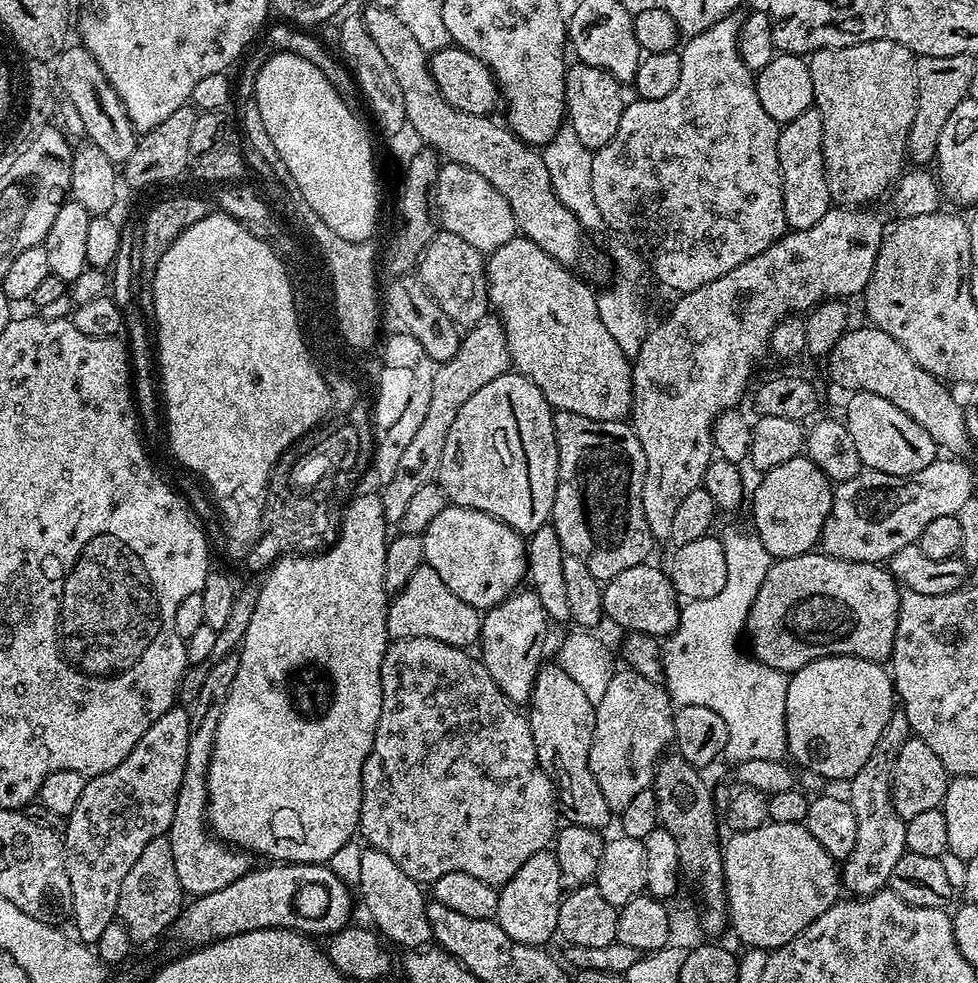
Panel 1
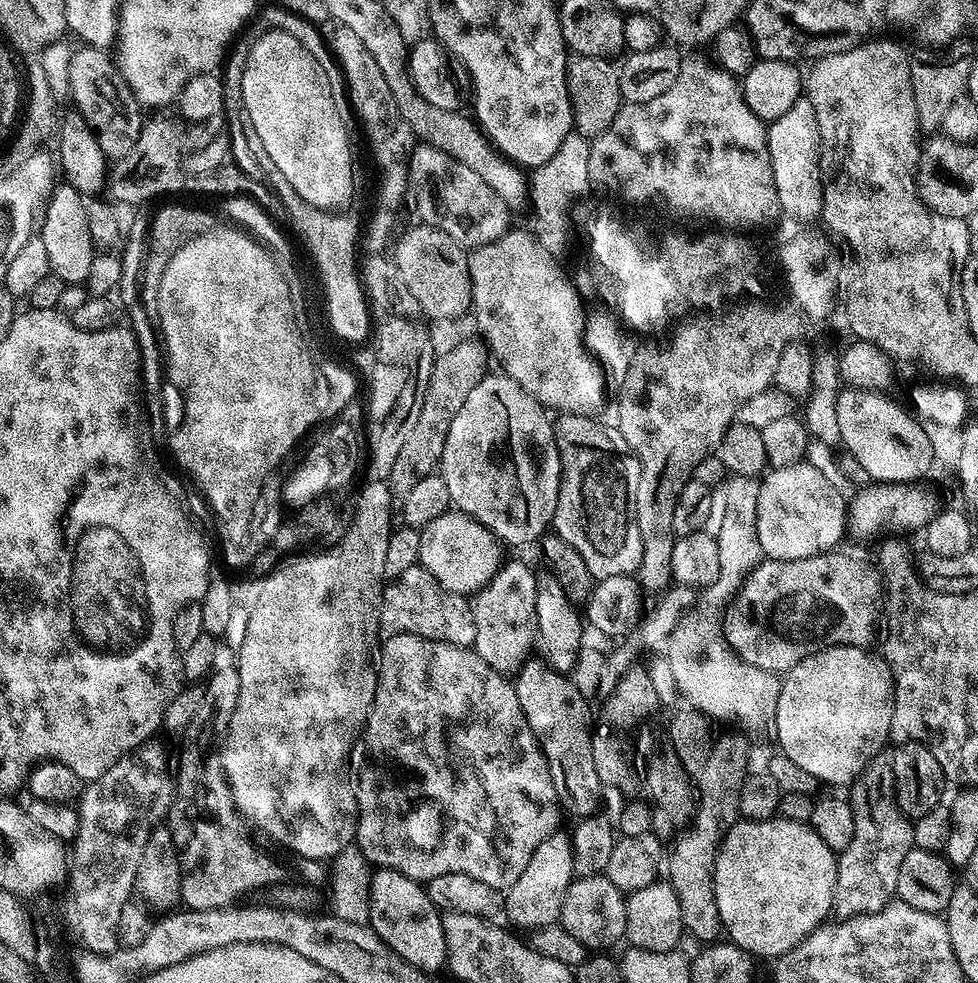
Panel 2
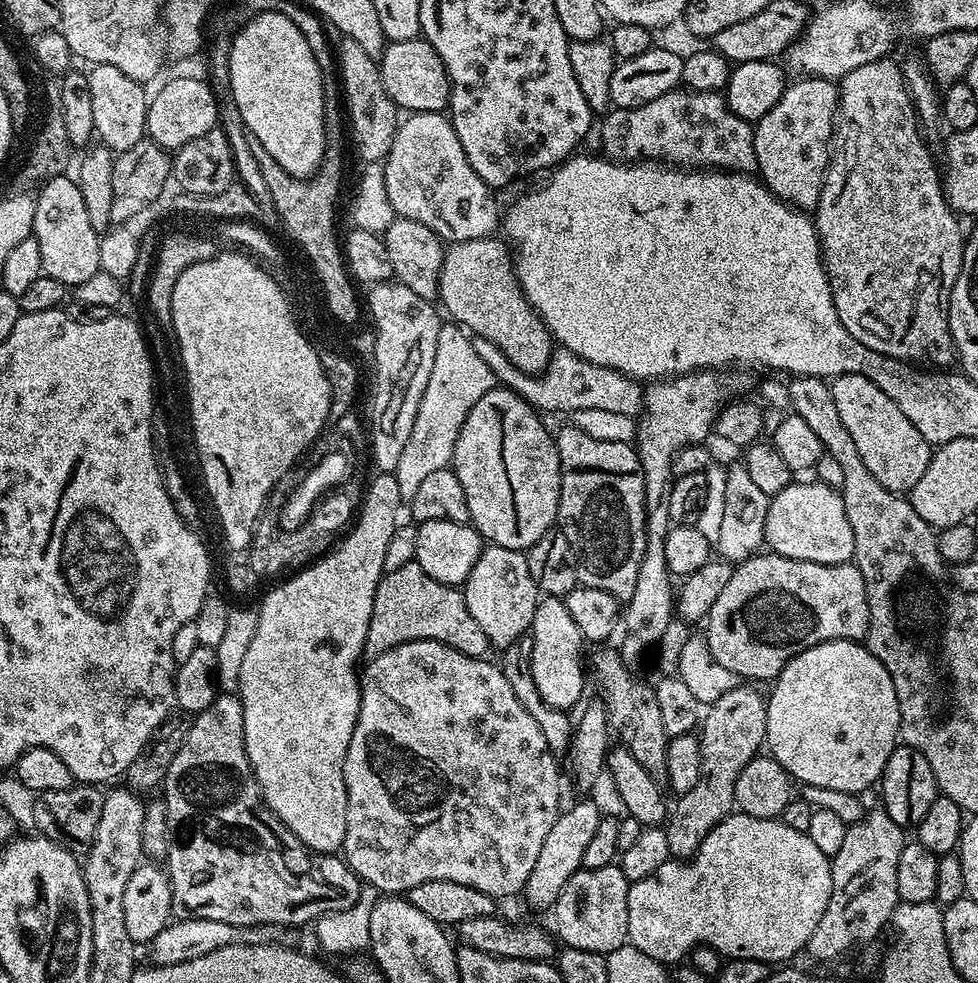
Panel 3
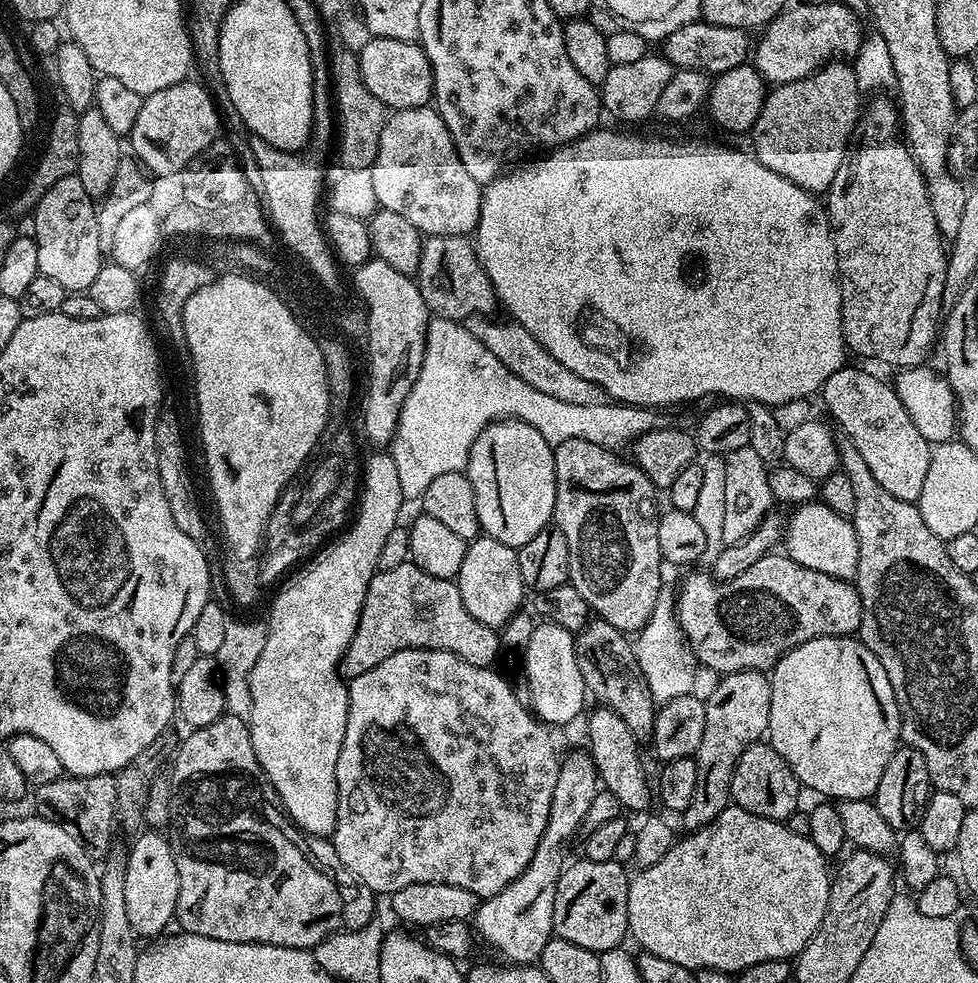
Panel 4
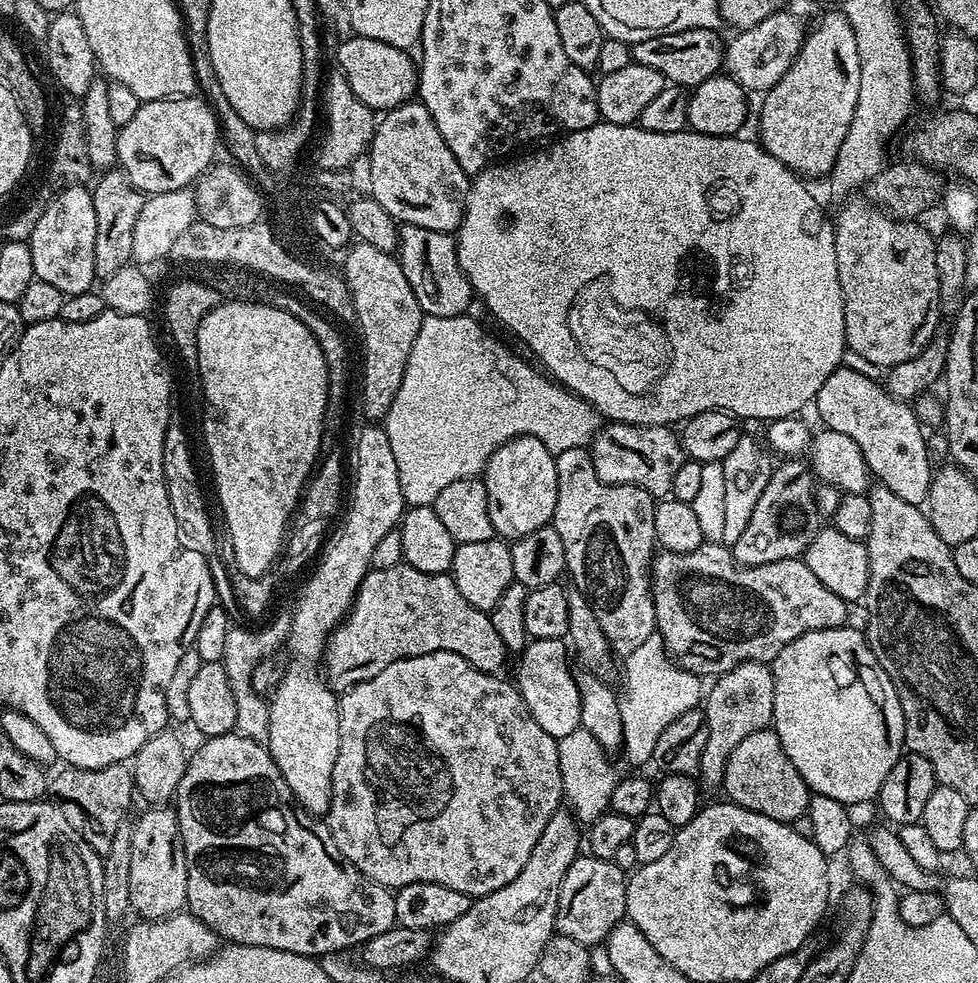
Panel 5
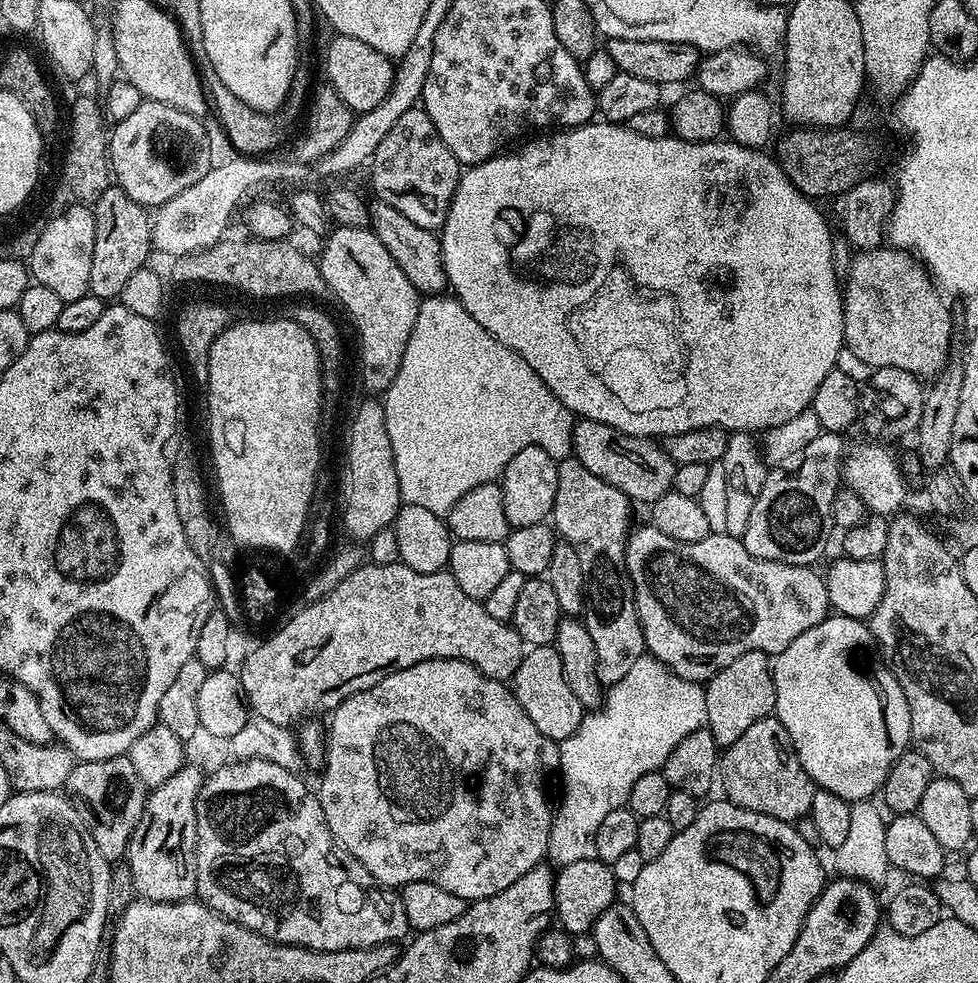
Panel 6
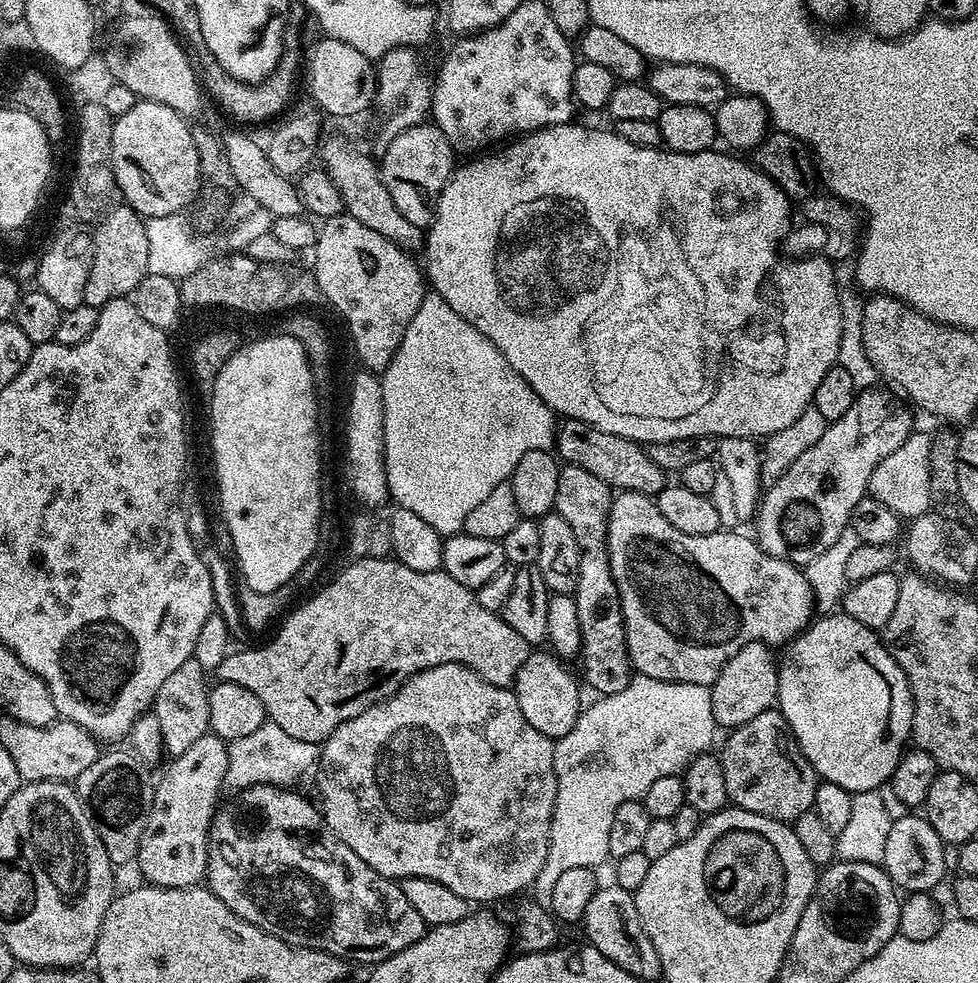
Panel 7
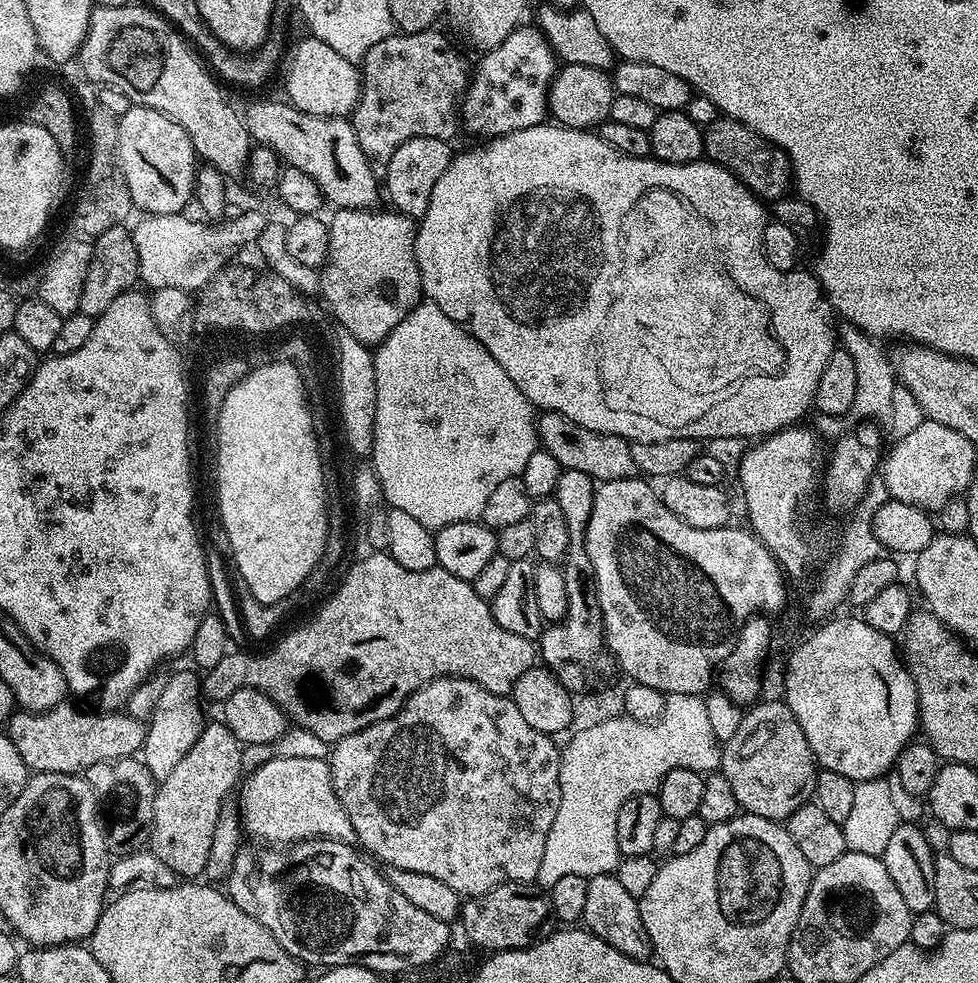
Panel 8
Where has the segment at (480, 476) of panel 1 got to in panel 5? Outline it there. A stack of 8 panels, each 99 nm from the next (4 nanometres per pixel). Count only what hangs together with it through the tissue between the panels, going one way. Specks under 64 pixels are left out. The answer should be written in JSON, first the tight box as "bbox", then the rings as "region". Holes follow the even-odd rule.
{"bbox":[482,436,558,541],"region":[[[519,436],[510,442],[506,442],[500,449],[495,452],[488,460],[488,465],[484,467],[482,479],[486,486],[486,498],[490,502],[490,522],[494,522],[494,530],[496,536],[500,538],[507,538],[509,541],[517,540],[519,536],[530,534],[534,530],[538,530],[542,526],[552,523],[552,515],[554,514],[554,502],[558,498],[558,474],[556,473],[556,457],[550,451],[546,450],[546,446],[542,446],[542,442],[533,436]]]}

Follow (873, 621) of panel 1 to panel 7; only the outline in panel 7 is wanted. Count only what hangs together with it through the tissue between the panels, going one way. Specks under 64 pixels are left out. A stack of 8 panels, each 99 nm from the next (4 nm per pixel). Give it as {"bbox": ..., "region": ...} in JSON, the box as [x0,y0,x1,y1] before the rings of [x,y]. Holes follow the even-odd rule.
{"bbox":[608,492,814,685],"region":[[[620,492],[613,495],[612,508],[608,511],[608,561],[614,574],[614,582],[618,586],[618,594],[622,602],[622,618],[626,630],[626,646],[628,656],[632,660],[633,669],[641,676],[658,678],[666,682],[686,682],[687,684],[711,685],[716,681],[720,667],[729,660],[746,642],[762,642],[769,646],[787,645],[796,639],[814,619],[814,601],[810,582],[806,582],[803,571],[797,565],[782,557],[772,557],[760,549],[751,535],[743,536],[740,530],[721,530],[705,536],[682,534],[682,530],[670,526],[666,518],[662,518],[662,510],[658,510],[655,499],[637,492]]]}

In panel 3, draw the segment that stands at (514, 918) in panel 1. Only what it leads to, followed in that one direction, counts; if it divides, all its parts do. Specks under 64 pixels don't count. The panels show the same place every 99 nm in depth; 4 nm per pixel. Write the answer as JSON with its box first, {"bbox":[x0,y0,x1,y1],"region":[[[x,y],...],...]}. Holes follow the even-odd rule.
{"bbox":[522,800,602,910],"region":[[[580,800],[561,811],[554,826],[550,826],[550,834],[546,834],[546,842],[542,842],[542,850],[534,861],[534,870],[530,870],[530,878],[526,878],[522,896],[528,899],[530,907],[548,910],[555,905],[558,894],[562,894],[562,886],[566,886],[575,872],[580,871],[582,854],[586,854],[586,845],[598,830],[601,818],[602,811],[592,800]]]}

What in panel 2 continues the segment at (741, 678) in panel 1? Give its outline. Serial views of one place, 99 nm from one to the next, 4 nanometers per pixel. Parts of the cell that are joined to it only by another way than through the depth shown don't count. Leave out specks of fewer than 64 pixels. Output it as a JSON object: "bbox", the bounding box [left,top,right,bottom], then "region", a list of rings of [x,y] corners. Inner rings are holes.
{"bbox":[666,476,781,732],"region":[[[732,476],[725,485],[725,517],[723,517],[721,531],[719,531],[716,537],[716,541],[718,542],[718,574],[720,577],[716,579],[716,583],[713,584],[710,589],[710,595],[716,600],[725,600],[725,602],[731,601],[736,593],[740,591],[741,586],[744,585],[744,579],[765,559],[761,542],[758,540],[757,512],[759,489],[759,481],[755,477],[748,476]],[[696,606],[685,614],[667,640],[666,659],[670,662],[674,678],[678,682],[681,701],[689,709],[702,712],[716,722],[737,720],[742,727],[749,728],[752,732],[764,732],[767,728],[769,731],[775,725],[781,677],[775,672],[758,670],[736,656],[724,637],[724,620],[718,609]]]}

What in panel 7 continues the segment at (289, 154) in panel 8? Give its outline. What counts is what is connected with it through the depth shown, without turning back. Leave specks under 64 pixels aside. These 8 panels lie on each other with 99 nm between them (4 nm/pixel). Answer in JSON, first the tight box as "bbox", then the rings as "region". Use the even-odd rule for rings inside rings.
{"bbox":[318,136,426,254],"region":[[[332,136],[323,141],[318,153],[322,167],[329,178],[338,186],[342,194],[344,212],[358,218],[362,226],[370,226],[370,230],[382,234],[382,238],[390,238],[399,248],[409,254],[416,254],[423,249],[426,243],[425,233],[414,222],[408,221],[394,206],[394,198],[390,198],[390,190],[380,181],[380,165],[375,159],[371,160],[360,148],[355,148],[344,136]]]}

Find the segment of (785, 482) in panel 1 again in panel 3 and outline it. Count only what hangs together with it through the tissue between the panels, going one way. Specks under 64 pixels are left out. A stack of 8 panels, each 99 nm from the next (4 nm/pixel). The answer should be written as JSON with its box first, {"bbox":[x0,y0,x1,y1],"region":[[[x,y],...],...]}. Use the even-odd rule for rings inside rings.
{"bbox":[763,478,854,564],"region":[[[816,478],[793,482],[771,497],[766,510],[763,543],[777,556],[819,564],[847,564],[854,557],[854,530],[846,518],[839,491]]]}

